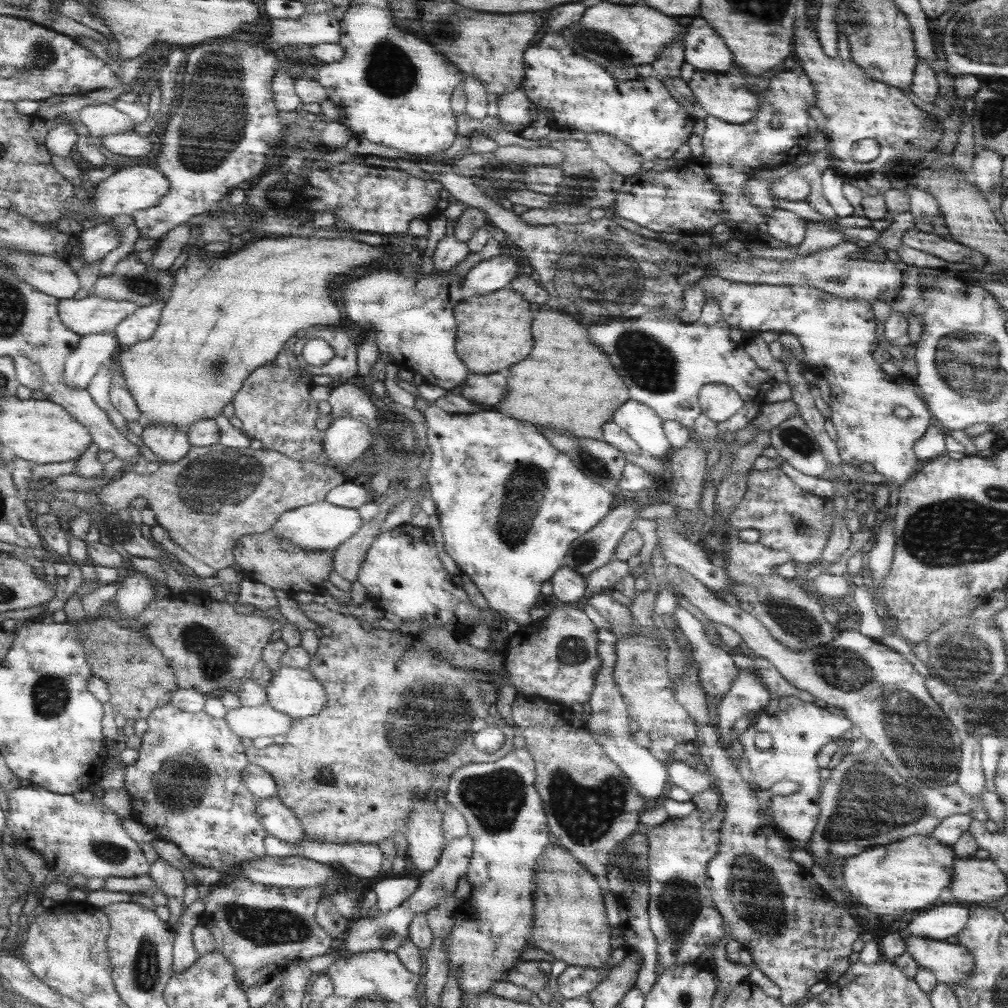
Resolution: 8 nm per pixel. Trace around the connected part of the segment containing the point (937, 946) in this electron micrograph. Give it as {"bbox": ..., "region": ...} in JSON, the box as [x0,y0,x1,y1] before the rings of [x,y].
{"bbox":[899,931,973,986],"region":[[[899,931],[905,943],[906,950],[911,959],[934,974],[938,983],[953,986],[967,975],[973,968],[971,955],[957,944],[945,941],[924,939],[909,933]]]}

